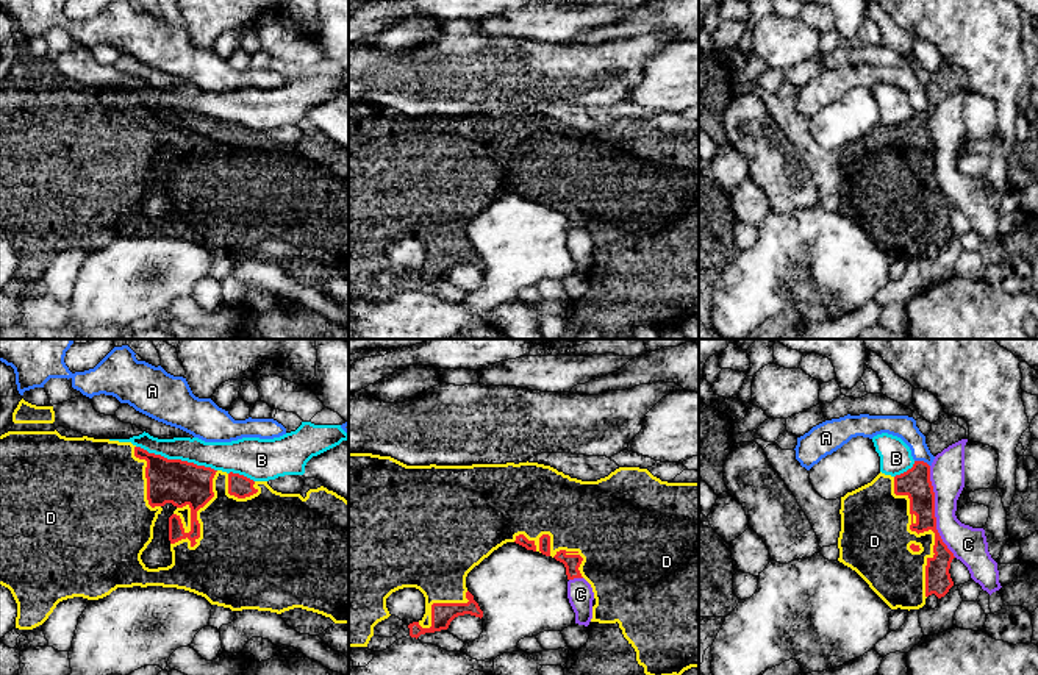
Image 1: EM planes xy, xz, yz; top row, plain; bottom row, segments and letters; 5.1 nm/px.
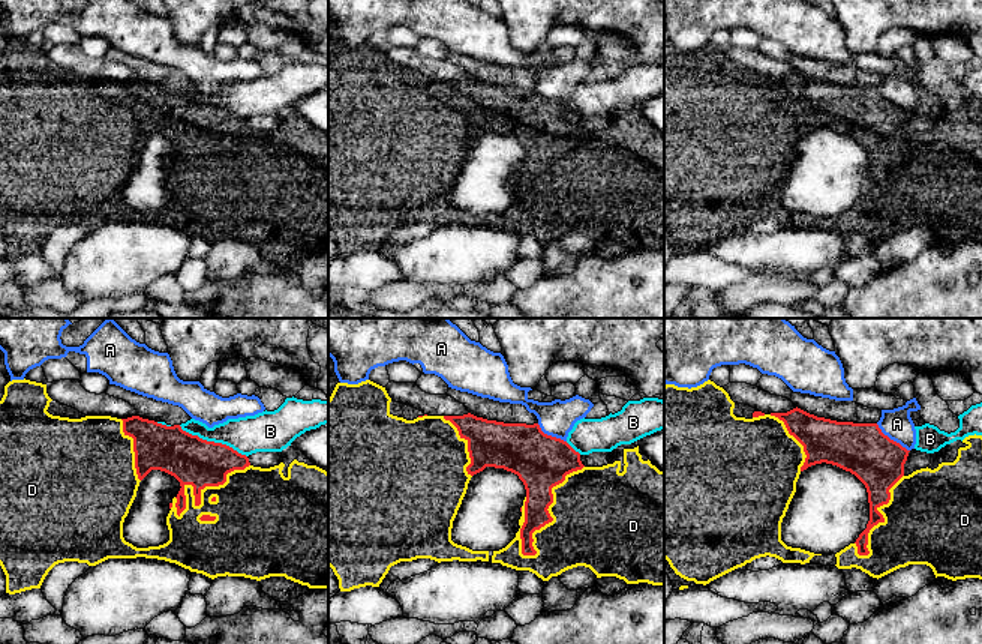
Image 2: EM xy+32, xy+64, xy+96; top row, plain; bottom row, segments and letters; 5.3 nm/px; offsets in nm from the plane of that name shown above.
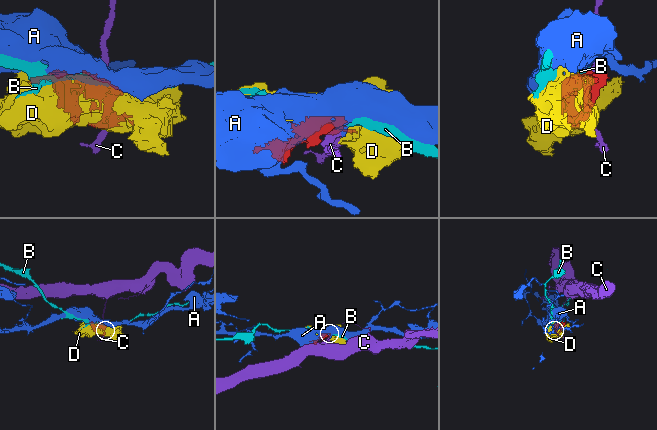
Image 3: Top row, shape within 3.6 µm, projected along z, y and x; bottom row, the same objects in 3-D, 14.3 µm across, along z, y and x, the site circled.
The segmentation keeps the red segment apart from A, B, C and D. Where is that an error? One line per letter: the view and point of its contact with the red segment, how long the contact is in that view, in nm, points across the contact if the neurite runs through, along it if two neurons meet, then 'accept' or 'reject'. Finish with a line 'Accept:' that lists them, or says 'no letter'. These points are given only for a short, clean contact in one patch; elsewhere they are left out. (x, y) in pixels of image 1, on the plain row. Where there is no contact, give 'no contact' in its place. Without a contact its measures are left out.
A: contact yz (923, 111); length 90 nm; border yz (915, 110), (923, 110), (929, 116); reject
B: contact xy (177, 110); length 440 nm; reject
C: contact yz (934, 161); length 500 nm; reject
D: contact yz (924, 180); length 650 nm; reject
Accept: no letter

